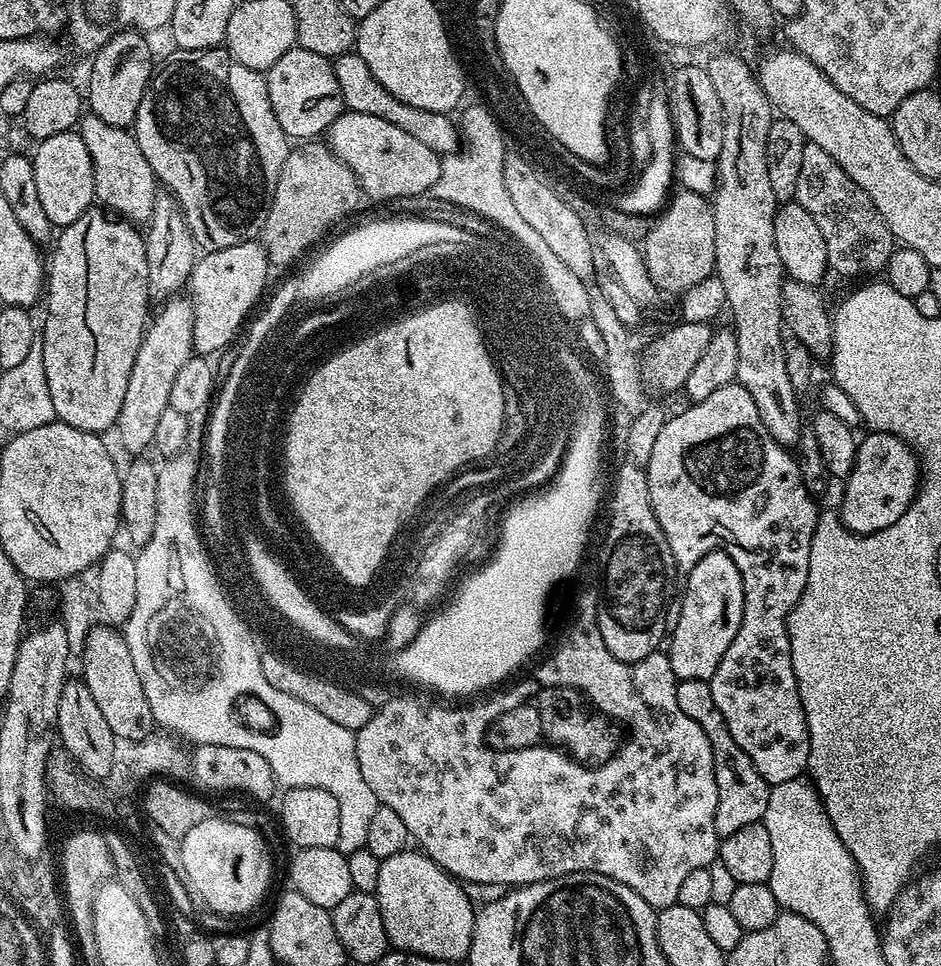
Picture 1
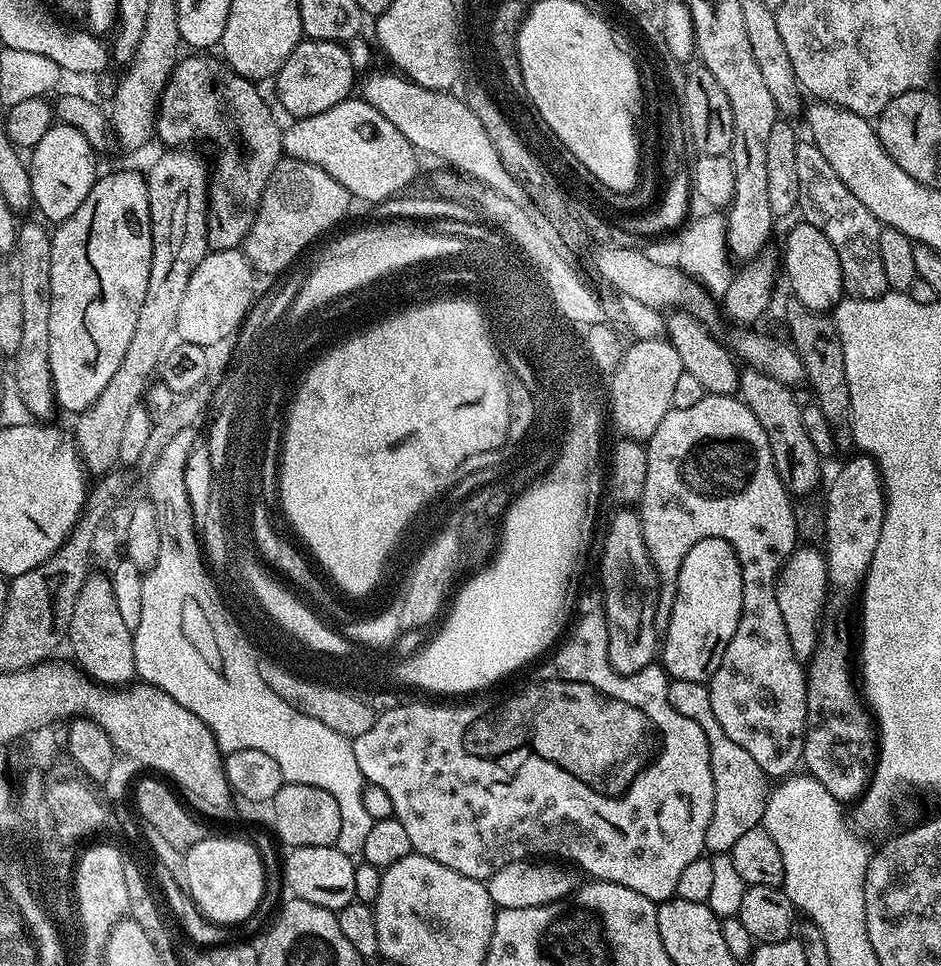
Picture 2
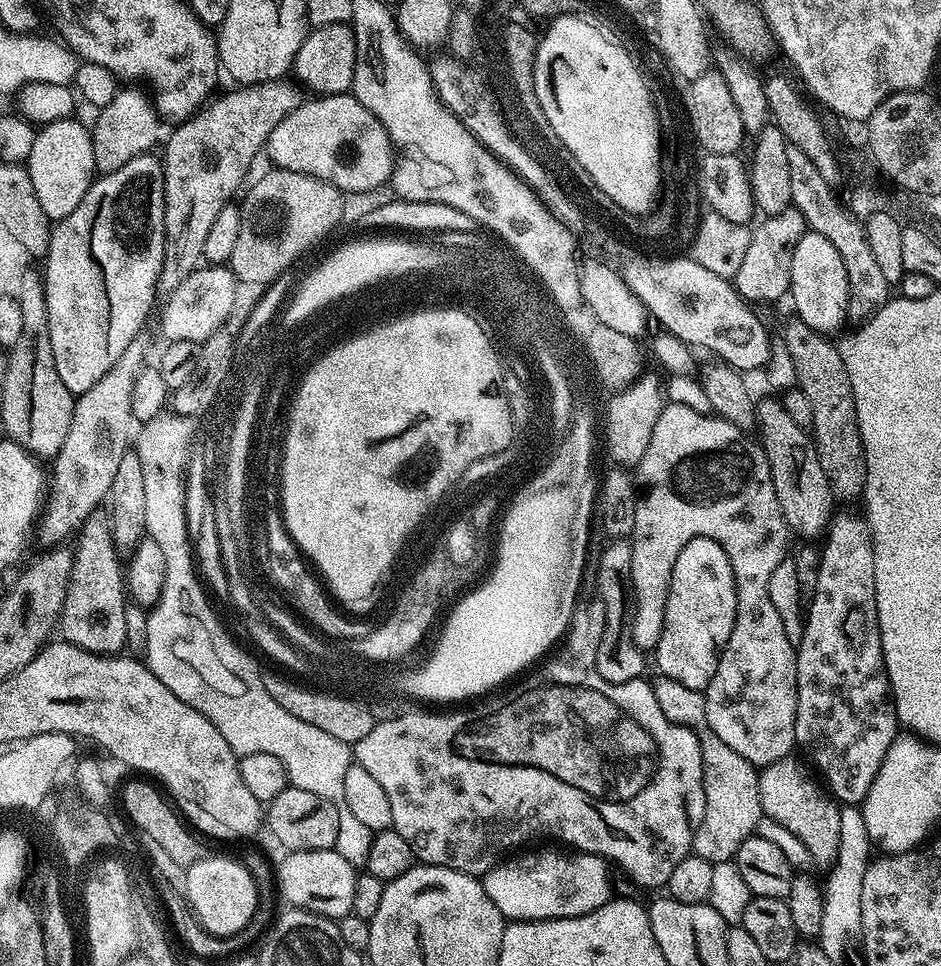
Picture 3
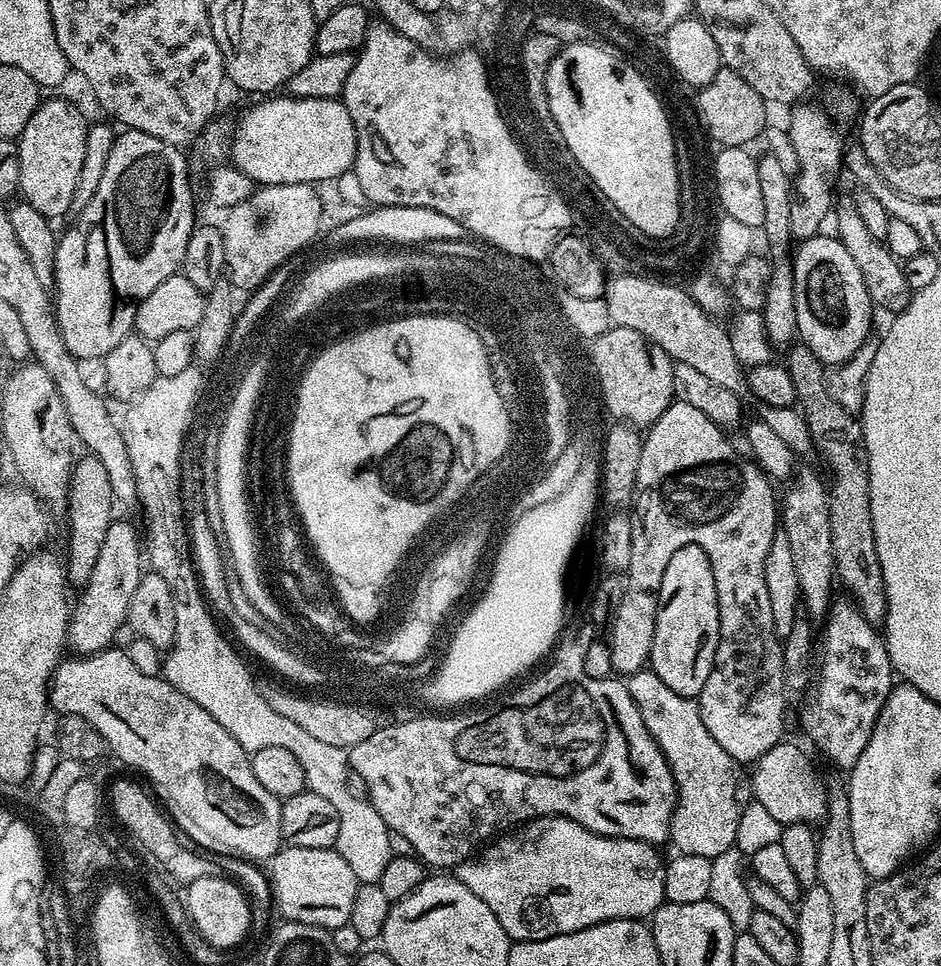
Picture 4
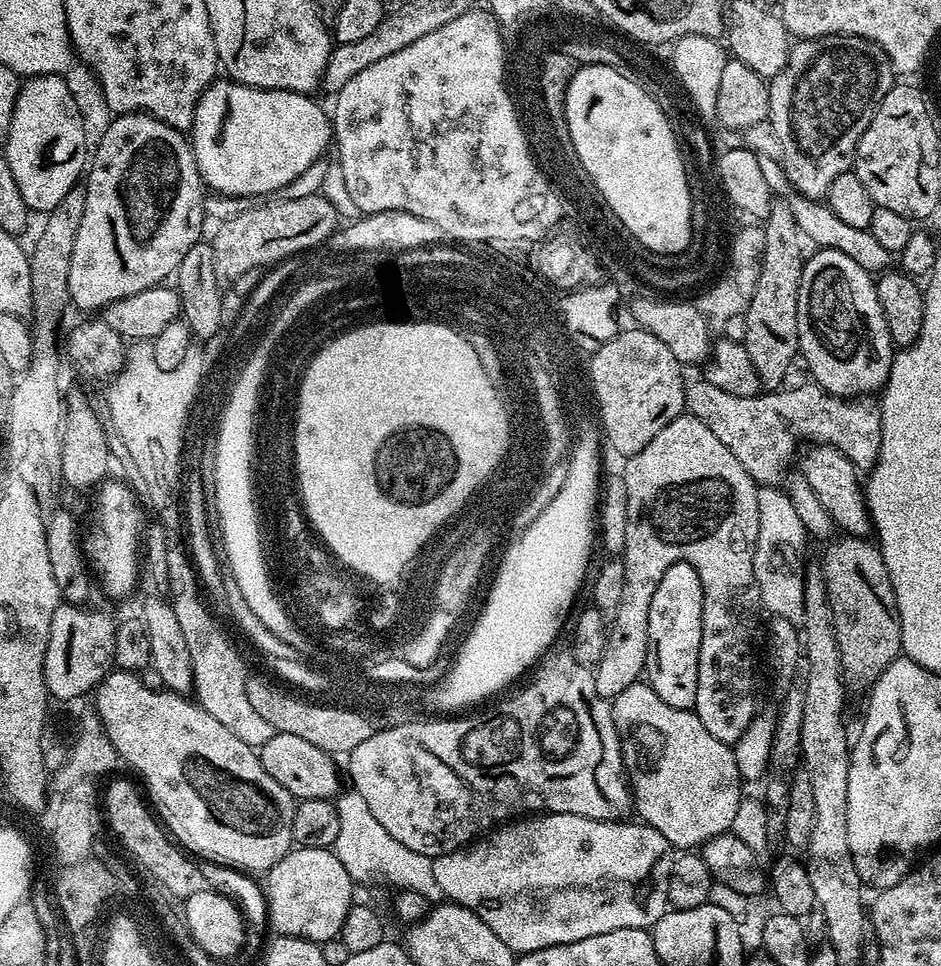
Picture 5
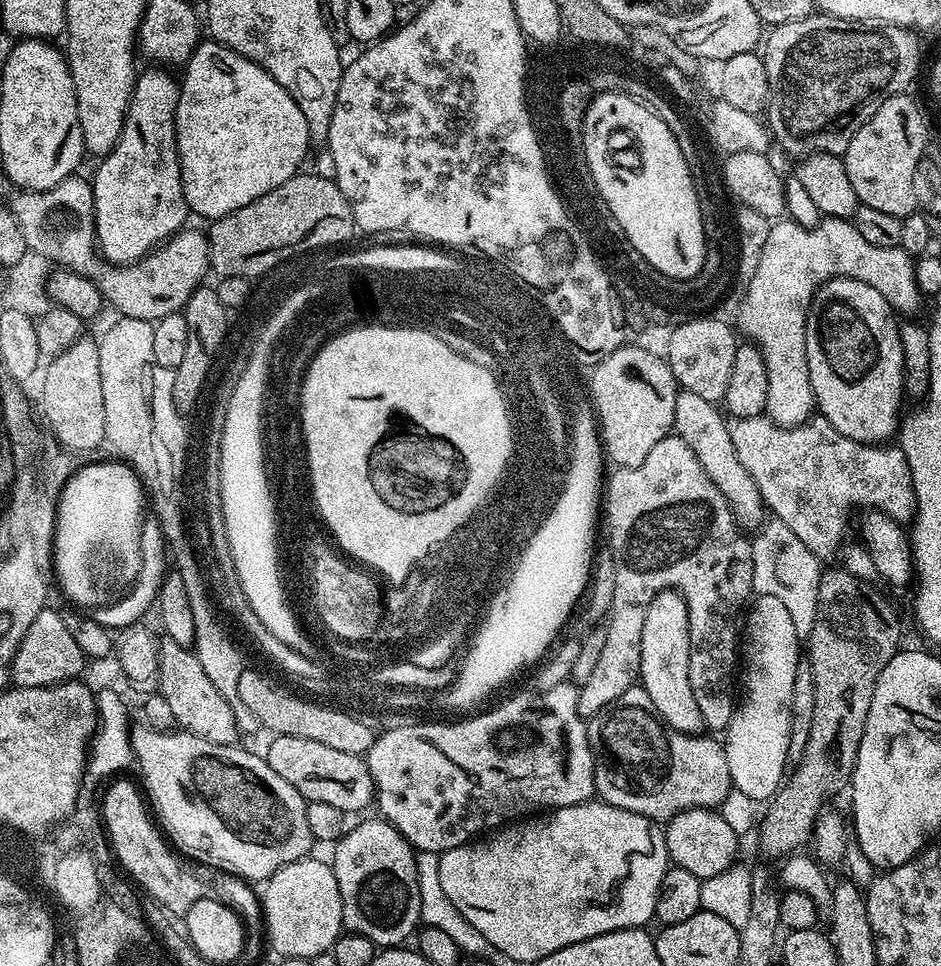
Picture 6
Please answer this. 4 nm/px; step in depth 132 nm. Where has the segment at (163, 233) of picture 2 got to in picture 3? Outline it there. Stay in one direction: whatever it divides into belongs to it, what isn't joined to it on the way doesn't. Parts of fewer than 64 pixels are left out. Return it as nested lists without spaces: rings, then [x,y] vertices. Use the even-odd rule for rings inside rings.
[[[288,78],[267,80],[261,84],[246,84],[233,89],[233,92],[228,92],[225,96],[217,95],[211,102],[205,103],[191,118],[177,123],[173,127],[176,129],[169,136],[167,133],[163,141],[164,257],[158,285],[161,293],[174,291],[189,274],[201,267],[206,233],[210,230],[210,226],[214,226],[214,218],[218,218],[223,208],[229,207],[231,200],[228,199],[235,194],[236,187],[243,182],[244,175],[251,170],[256,155],[259,152],[261,155],[265,151],[274,126],[278,126],[278,122],[282,122],[286,114],[290,114],[306,99],[305,89]],[[137,342],[126,346],[122,358],[118,358],[118,362],[114,362],[114,366],[110,366],[110,370],[106,370],[106,374],[102,374],[94,386],[90,386],[90,390],[75,397],[70,434],[66,434],[62,450],[51,461],[50,483],[38,520],[40,540],[44,546],[63,545],[67,541],[64,539],[68,535],[71,537],[84,523],[84,519],[108,499],[110,482],[114,482],[118,462],[122,462],[125,452],[130,448],[130,433],[134,428],[132,390],[136,377],[146,364],[142,344]]]

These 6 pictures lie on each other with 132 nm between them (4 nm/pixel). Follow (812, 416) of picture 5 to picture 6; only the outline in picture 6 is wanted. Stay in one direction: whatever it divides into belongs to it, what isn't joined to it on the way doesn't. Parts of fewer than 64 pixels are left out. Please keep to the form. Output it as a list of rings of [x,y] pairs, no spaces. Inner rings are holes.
[[[819,414],[813,415],[812,419],[797,428],[782,428],[769,420],[767,415],[733,419],[728,428],[735,453],[761,492],[765,509],[775,519],[786,522],[786,526],[798,534],[813,557],[835,557],[841,551],[845,543],[844,535],[848,532],[848,519],[855,508],[876,509],[899,522],[911,521],[916,515],[912,471],[906,462],[906,454],[898,446],[854,442],[854,438],[838,434],[838,430],[834,430],[834,426],[830,426],[830,422],[826,422],[826,418]]]

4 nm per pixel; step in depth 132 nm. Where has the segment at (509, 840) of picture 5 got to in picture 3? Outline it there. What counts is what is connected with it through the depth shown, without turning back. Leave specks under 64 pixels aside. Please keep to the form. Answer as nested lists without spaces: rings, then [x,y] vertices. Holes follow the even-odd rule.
[[[528,852],[525,856],[513,855],[511,858],[501,859],[482,877],[485,892],[508,922],[557,920],[590,914],[598,910],[598,906],[602,906],[607,900],[613,899],[612,876],[608,873],[610,864],[603,856],[595,856],[589,852],[576,852],[571,855],[559,856],[556,852]]]

